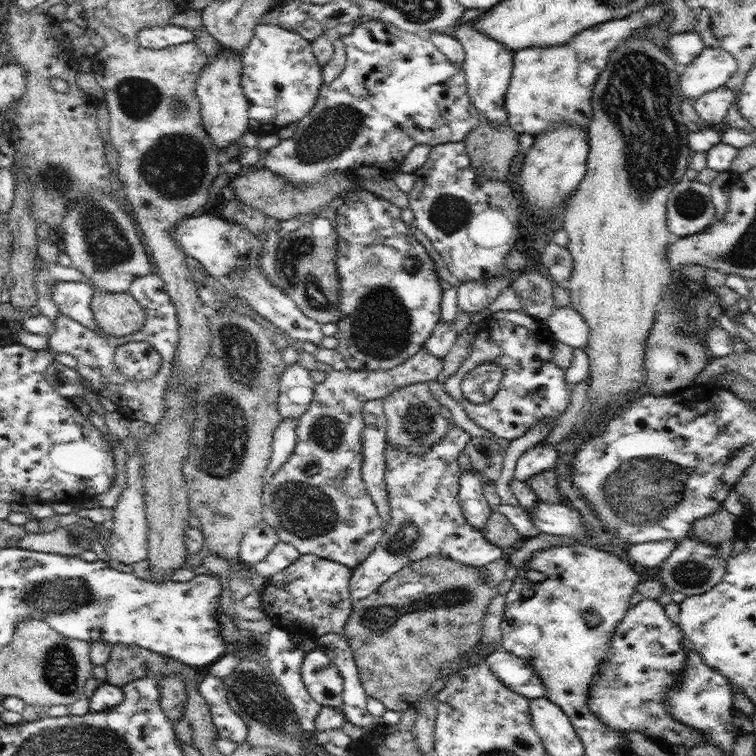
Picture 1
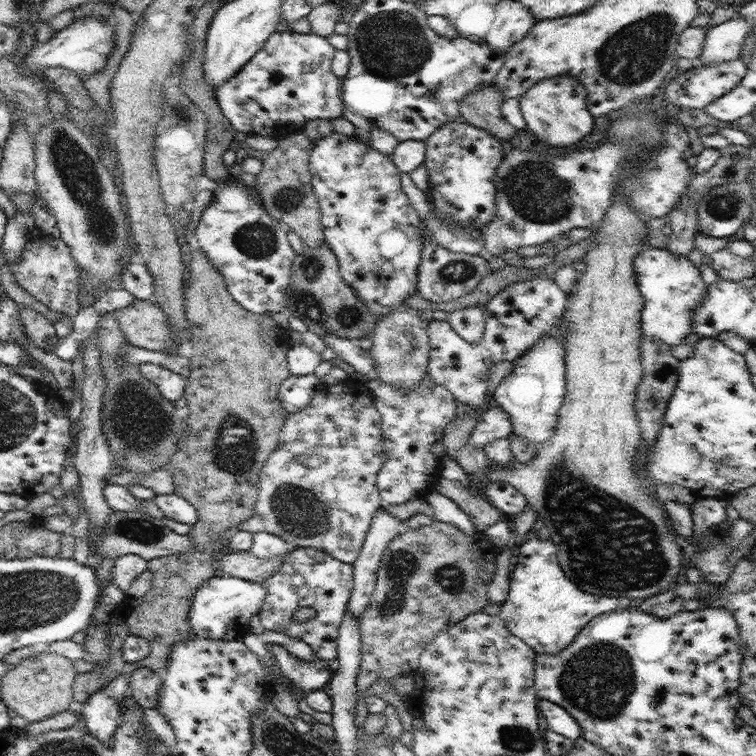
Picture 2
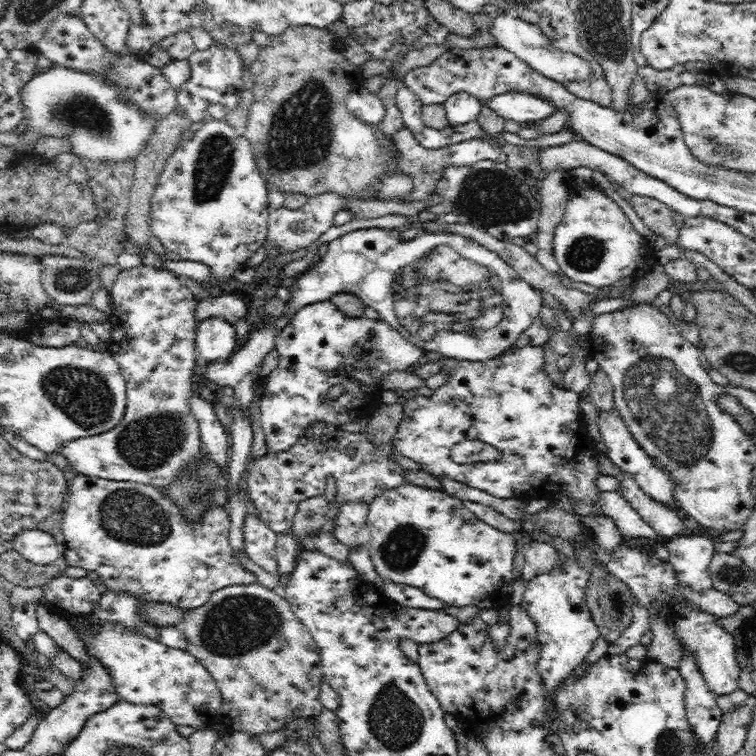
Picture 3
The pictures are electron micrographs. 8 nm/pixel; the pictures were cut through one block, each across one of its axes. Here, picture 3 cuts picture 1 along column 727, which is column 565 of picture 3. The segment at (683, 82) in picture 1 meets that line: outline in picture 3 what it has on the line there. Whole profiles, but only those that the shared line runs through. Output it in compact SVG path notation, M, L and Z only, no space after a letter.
M504 11L494 18L490 32L495 37L496 44L513 52L520 60L527 62L530 68L542 76L546 76L546 78L561 83L567 81L582 82L590 80L590 76L594 74L590 61L586 61L586 59L572 52L562 51L562 49L550 44L550 39L546 38L538 23L528 23L519 17L509 16Z

